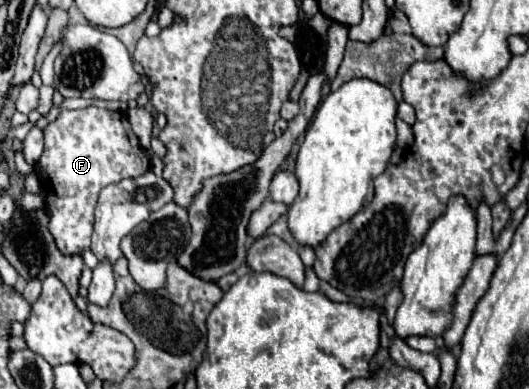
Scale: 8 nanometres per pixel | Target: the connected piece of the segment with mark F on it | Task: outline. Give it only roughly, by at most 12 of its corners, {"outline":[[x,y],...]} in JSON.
{"outline":[[63,110],[43,128],[49,230],[91,246],[103,186],[149,160],[123,112]]}

